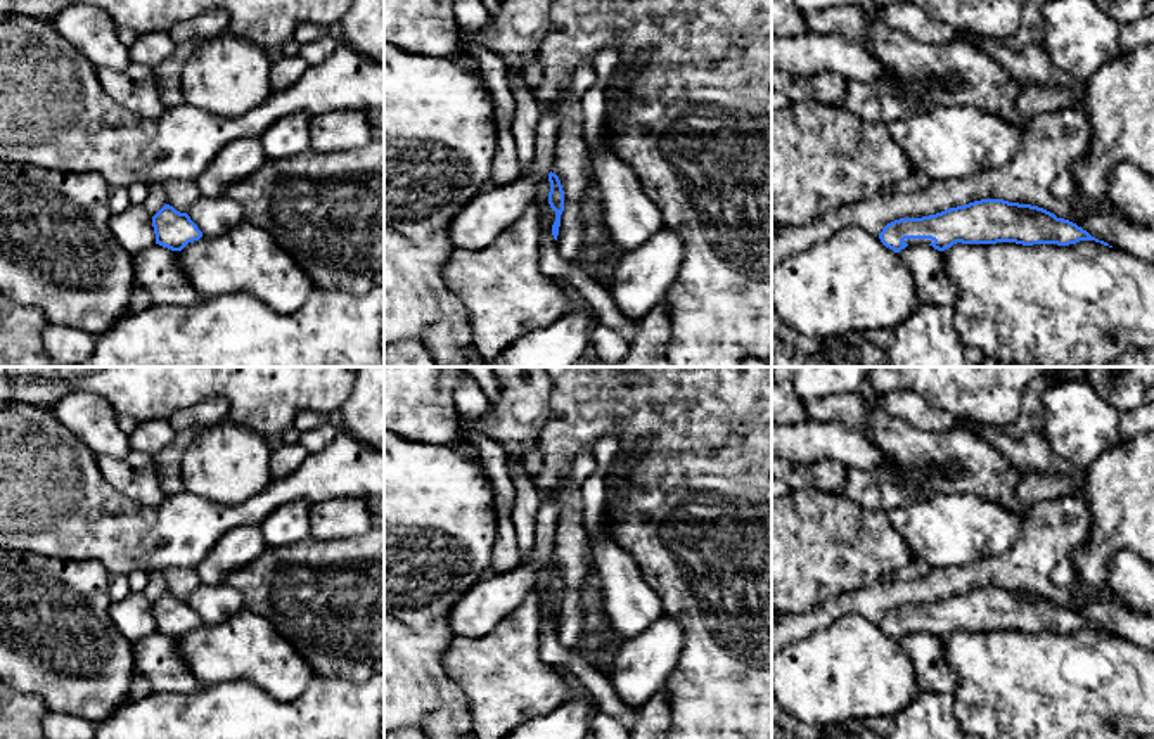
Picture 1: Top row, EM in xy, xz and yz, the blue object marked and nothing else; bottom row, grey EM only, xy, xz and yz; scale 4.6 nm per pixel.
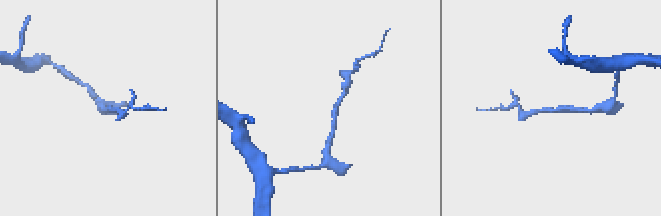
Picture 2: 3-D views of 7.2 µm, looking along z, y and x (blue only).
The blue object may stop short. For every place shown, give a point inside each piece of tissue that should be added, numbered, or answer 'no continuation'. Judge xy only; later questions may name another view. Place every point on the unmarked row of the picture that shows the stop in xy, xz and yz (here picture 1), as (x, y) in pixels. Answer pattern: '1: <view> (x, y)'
no continuation

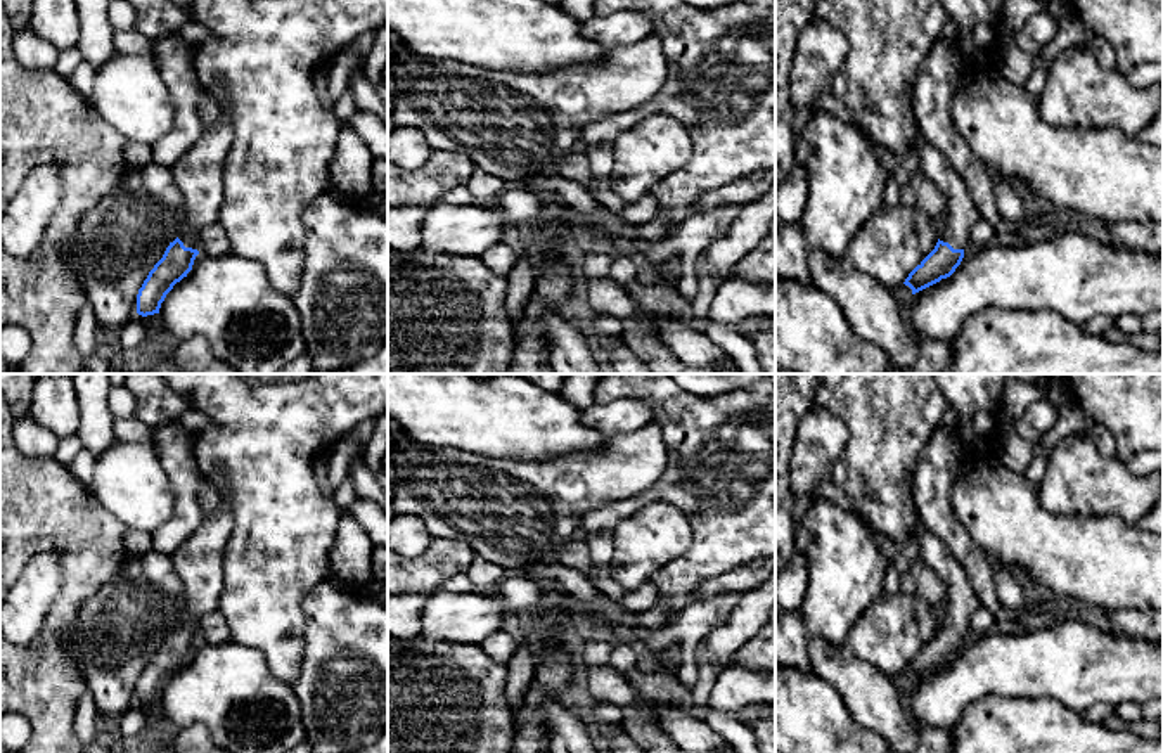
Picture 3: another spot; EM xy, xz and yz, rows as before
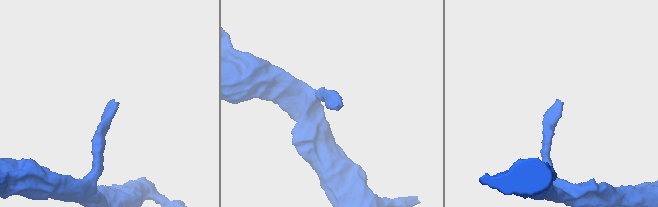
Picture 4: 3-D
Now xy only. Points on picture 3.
1: xy (199, 559)

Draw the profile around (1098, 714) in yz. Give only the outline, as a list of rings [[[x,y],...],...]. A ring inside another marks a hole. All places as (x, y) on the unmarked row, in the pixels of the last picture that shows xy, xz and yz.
[[[1097,703],[1090,706],[1082,717],[1092,724],[1102,724],[1108,717],[1115,715],[1115,706],[1108,703]]]

